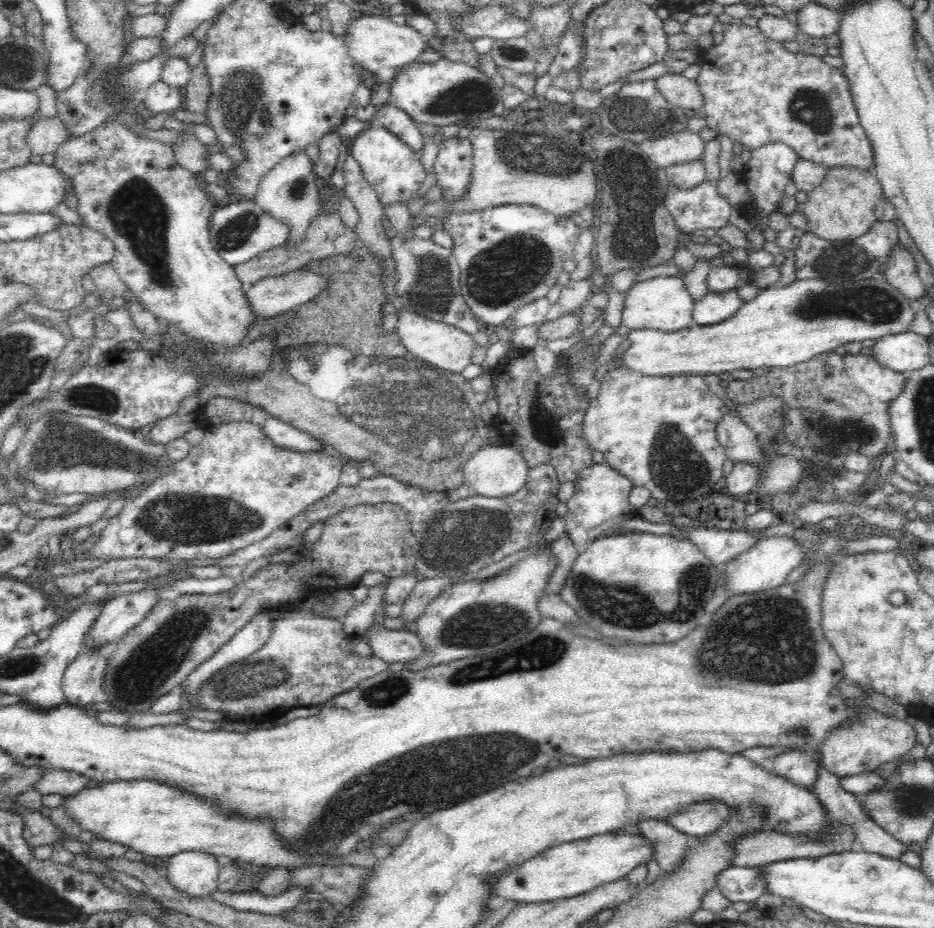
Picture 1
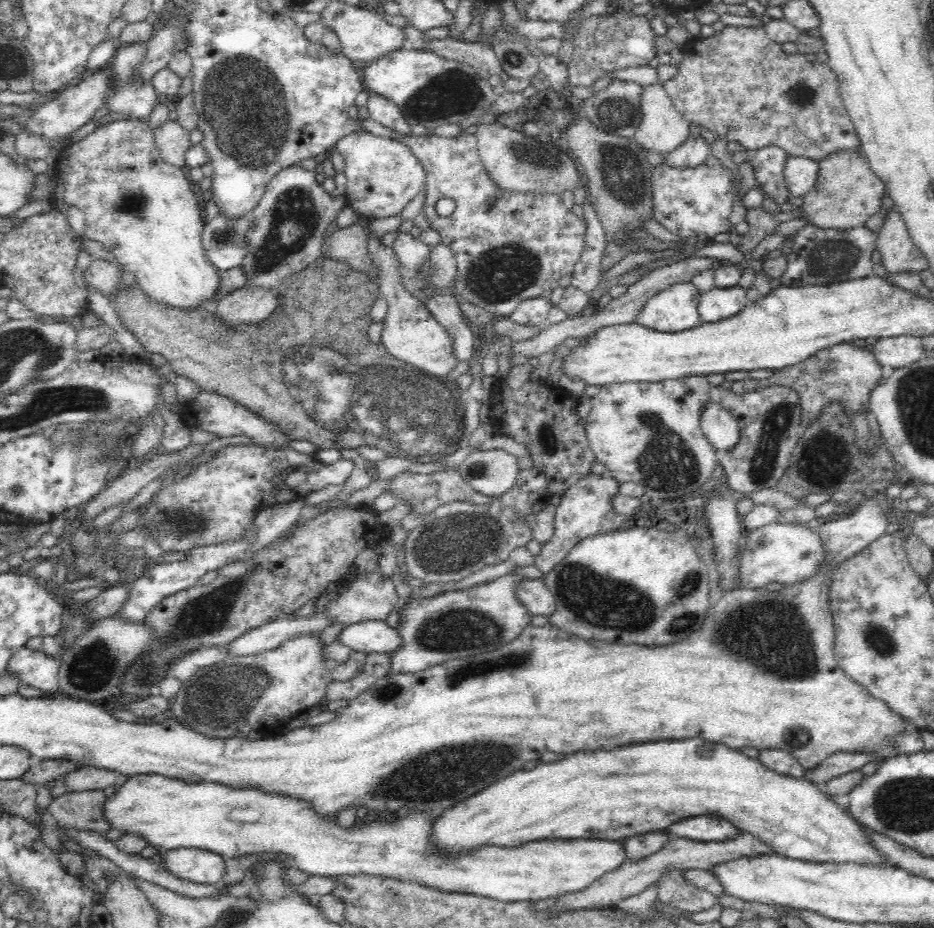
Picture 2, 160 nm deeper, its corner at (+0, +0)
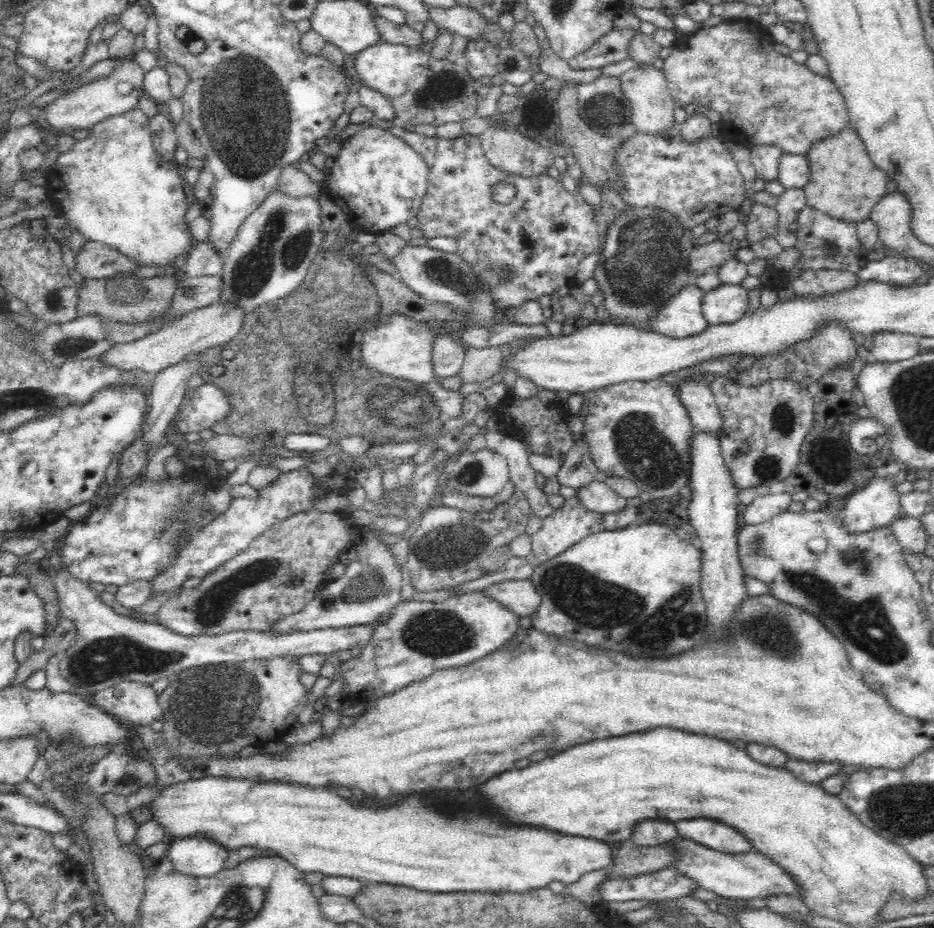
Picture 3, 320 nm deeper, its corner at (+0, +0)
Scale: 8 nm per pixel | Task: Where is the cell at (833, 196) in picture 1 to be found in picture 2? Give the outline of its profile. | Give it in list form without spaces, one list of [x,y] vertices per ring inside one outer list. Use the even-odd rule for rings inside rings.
[[[858,148],[836,150],[818,160],[814,186],[803,196],[802,208],[807,221],[822,229],[849,230],[864,225],[881,207],[885,193],[883,180],[870,168]]]

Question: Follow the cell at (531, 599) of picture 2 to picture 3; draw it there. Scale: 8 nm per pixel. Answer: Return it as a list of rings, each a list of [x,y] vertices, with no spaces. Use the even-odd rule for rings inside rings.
[[[530,579],[502,580],[482,588],[480,593],[500,602],[502,606],[520,617],[530,616],[540,606],[540,594],[536,592]]]

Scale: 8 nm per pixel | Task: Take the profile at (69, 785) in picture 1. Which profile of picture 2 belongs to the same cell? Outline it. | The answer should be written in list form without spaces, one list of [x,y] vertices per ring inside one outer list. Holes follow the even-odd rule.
[[[80,767],[62,777],[68,789],[74,792],[104,790],[110,787],[116,790],[122,788],[128,779],[118,771],[96,767]]]

